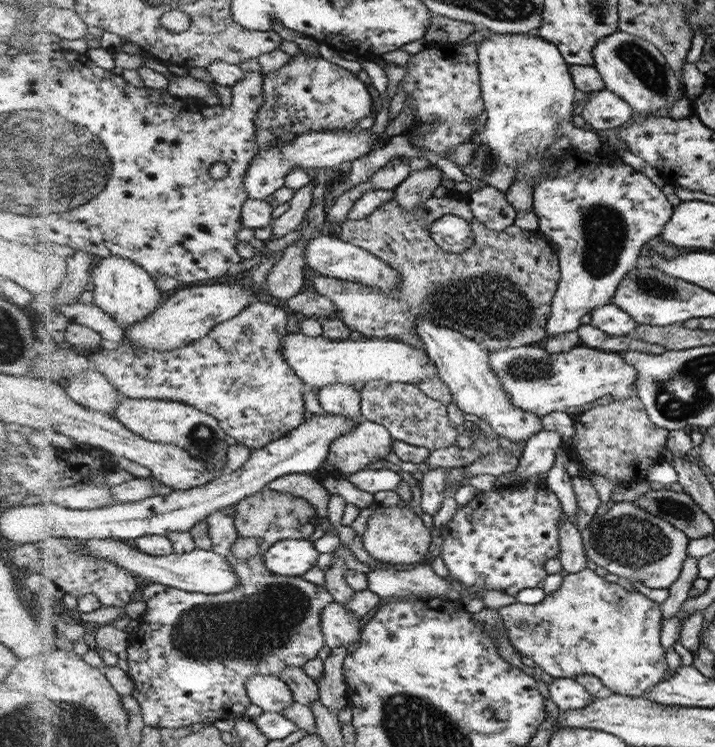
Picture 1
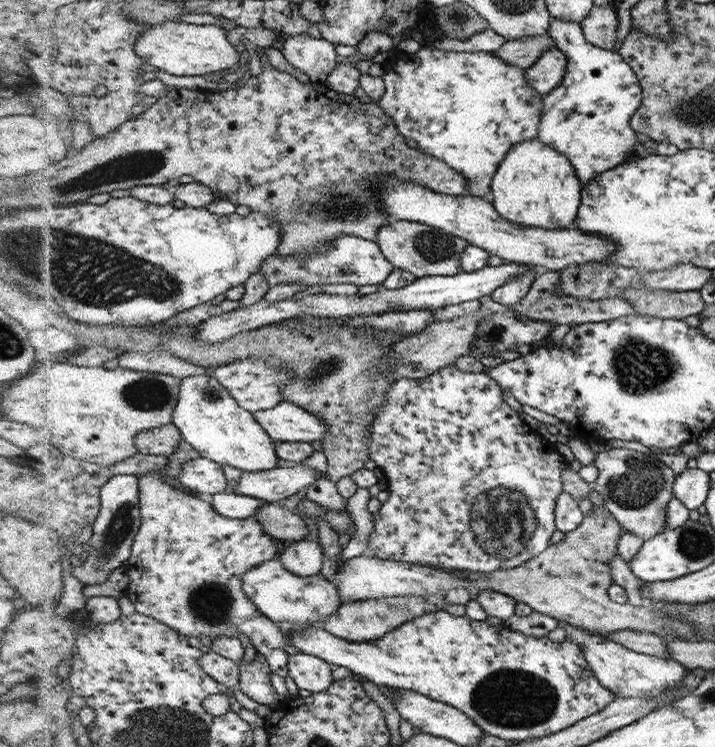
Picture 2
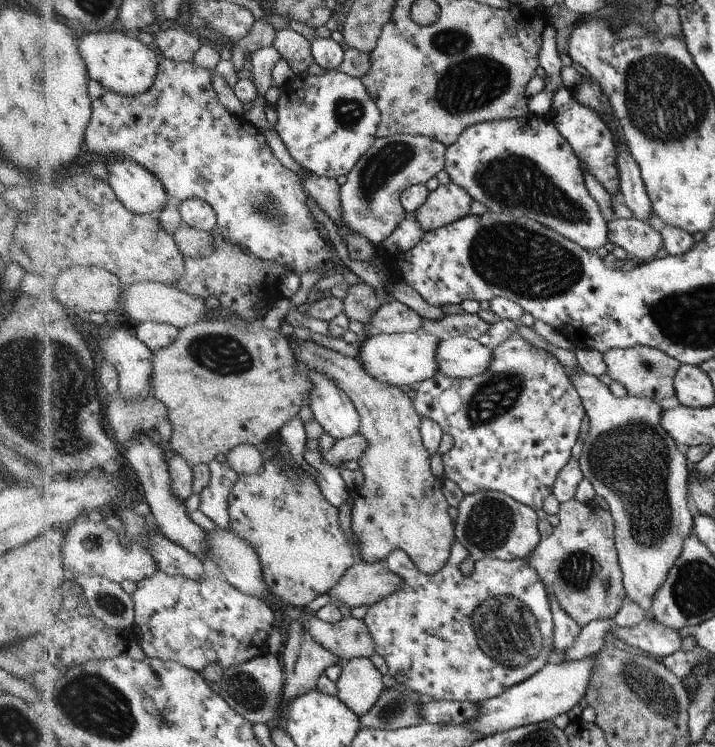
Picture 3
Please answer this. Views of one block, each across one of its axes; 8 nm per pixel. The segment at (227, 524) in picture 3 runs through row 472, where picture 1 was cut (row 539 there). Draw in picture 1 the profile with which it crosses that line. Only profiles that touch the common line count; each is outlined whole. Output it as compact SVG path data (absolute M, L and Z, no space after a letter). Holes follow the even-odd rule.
M226 510L211 514L208 524L212 550L229 558L241 577L240 586L230 592L213 595L153 583L144 591L147 611L141 624L132 631L128 650L129 675L135 684L132 696L142 706L145 724L164 730L198 722L212 724L222 718L236 721L246 715L248 706L253 703L246 688L251 678L259 674L278 675L290 666L303 668L309 660L317 658L325 645L320 626L321 612L327 604L334 602L328 588L314 584L314 580L276 574L262 554L254 559L240 560L234 554L234 543L238 543L240 537L237 521Z

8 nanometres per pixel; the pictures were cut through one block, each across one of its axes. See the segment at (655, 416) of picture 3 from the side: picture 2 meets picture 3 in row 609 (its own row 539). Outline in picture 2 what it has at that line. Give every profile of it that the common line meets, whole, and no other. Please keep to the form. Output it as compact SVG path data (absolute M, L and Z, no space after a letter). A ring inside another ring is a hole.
M616 448L598 452L592 464L600 472L592 489L602 494L605 507L626 532L632 532L634 536L647 541L666 529L666 508L673 497L677 473L671 470L662 457L646 457L636 450Z

